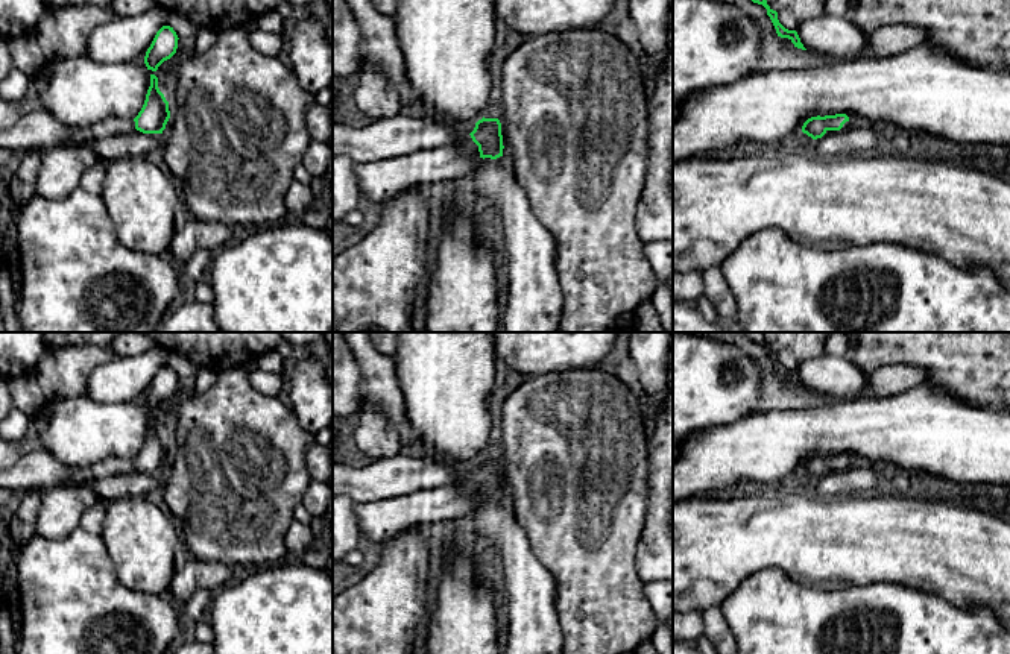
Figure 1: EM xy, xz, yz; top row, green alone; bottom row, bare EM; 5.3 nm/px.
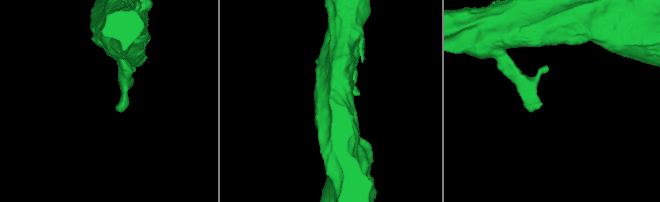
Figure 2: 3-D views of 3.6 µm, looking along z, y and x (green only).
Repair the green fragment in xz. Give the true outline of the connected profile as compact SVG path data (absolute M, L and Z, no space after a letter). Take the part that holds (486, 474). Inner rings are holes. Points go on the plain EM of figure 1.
M481 458L471 473L450 487L416 490L386 501L354 502L363 546L386 542L401 531L439 520L456 520L471 516L475 505L474 492L480 498L497 499L503 496L503 475L498 458Z

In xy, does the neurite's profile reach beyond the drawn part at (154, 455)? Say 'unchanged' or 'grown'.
grown

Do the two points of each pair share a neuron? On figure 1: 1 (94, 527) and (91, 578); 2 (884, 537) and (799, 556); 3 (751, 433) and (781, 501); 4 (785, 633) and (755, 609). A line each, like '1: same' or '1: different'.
1: different
2: same
3: different
4: same

